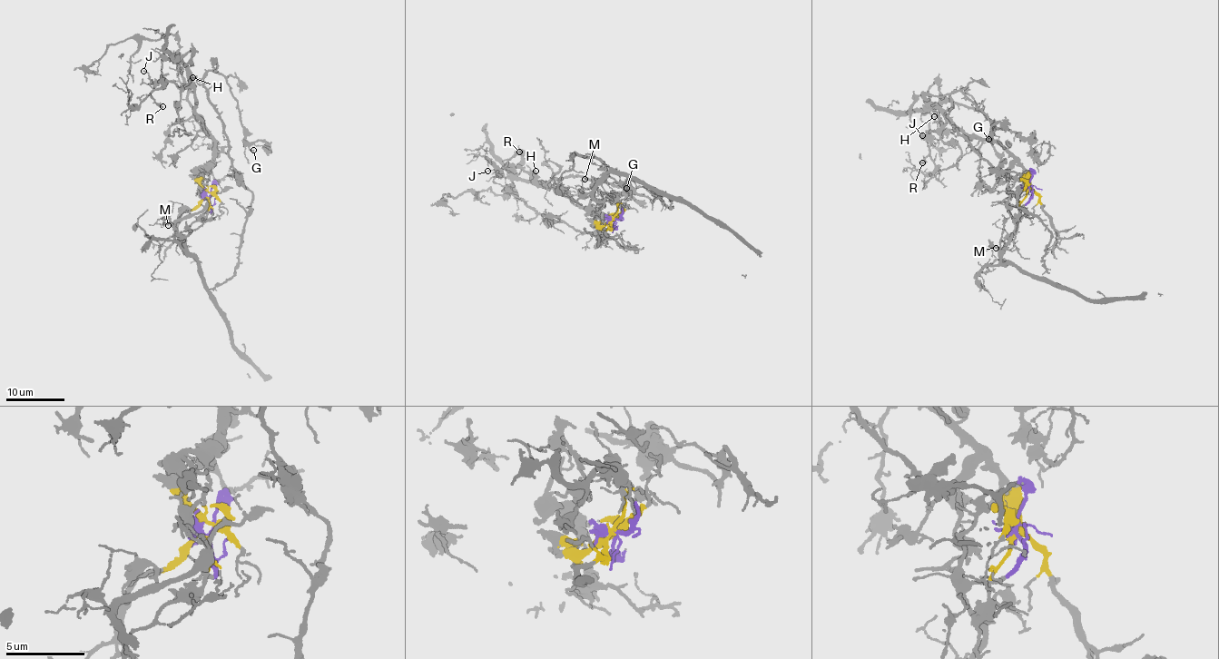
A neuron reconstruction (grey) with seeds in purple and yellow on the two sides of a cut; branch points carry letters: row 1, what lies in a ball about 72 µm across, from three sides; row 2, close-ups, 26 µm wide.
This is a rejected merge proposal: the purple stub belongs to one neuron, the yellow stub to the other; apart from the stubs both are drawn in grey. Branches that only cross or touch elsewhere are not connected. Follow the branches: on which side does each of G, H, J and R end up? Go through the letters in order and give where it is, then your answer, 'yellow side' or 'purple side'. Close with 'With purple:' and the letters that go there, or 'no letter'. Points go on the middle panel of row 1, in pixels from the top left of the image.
G: at (626, 188); yellow side
H: at (535, 171); yellow side
J: at (487, 171); yellow side
R: at (519, 152); yellow side
With purple: no letter

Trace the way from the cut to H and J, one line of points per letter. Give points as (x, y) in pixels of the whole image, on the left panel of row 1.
H: (206, 197), (201, 181), (215, 146), (198, 114), (197, 101), (192, 88), (186, 85), (192, 77)
J: (206, 197), (201, 181), (215, 146), (198, 114), (192, 88), (166, 81), (153, 88), (150, 76), (142, 71)

